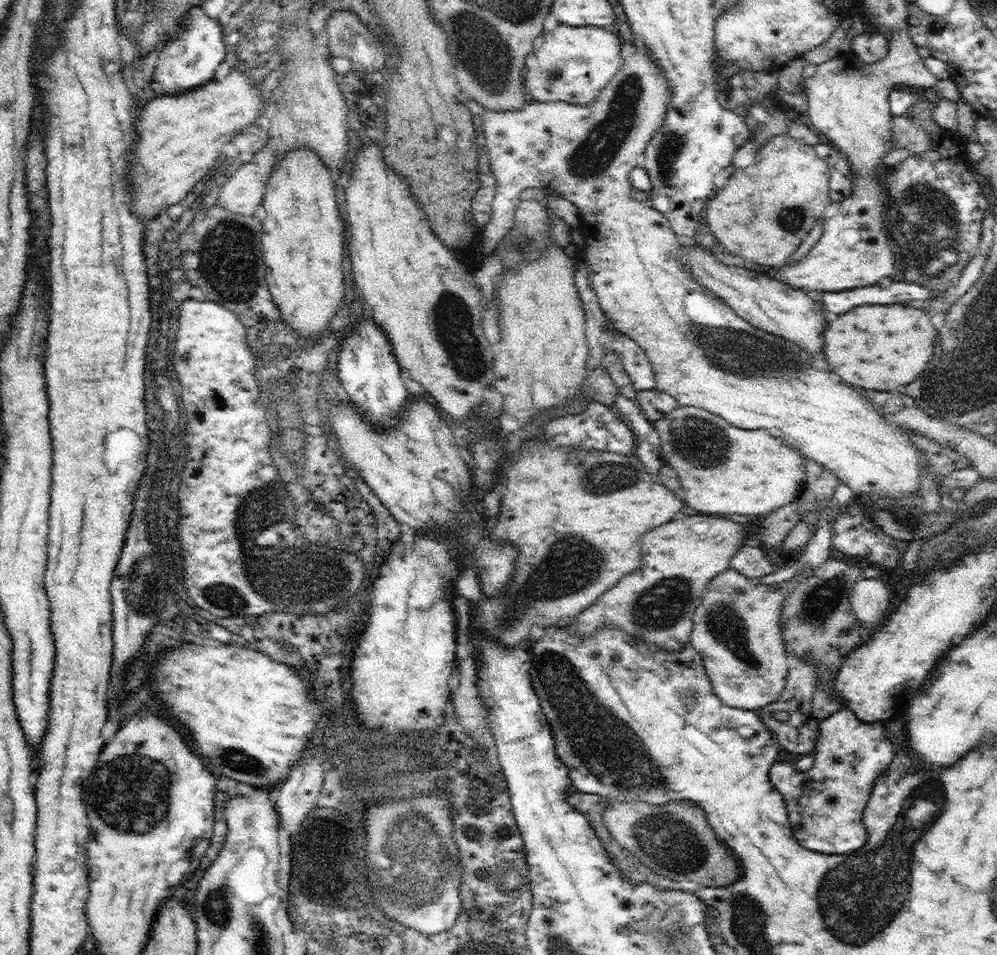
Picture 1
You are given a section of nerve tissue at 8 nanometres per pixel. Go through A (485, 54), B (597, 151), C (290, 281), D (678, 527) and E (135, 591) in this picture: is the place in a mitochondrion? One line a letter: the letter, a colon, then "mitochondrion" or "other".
A: mitochondrion
B: mitochondrion
C: other
D: other
E: mitochondrion

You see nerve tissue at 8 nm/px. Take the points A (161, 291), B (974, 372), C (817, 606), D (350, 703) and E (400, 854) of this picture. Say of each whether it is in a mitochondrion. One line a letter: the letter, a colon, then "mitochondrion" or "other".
A: other
B: mitochondrion
C: mitochondrion
D: other
E: mitochondrion

